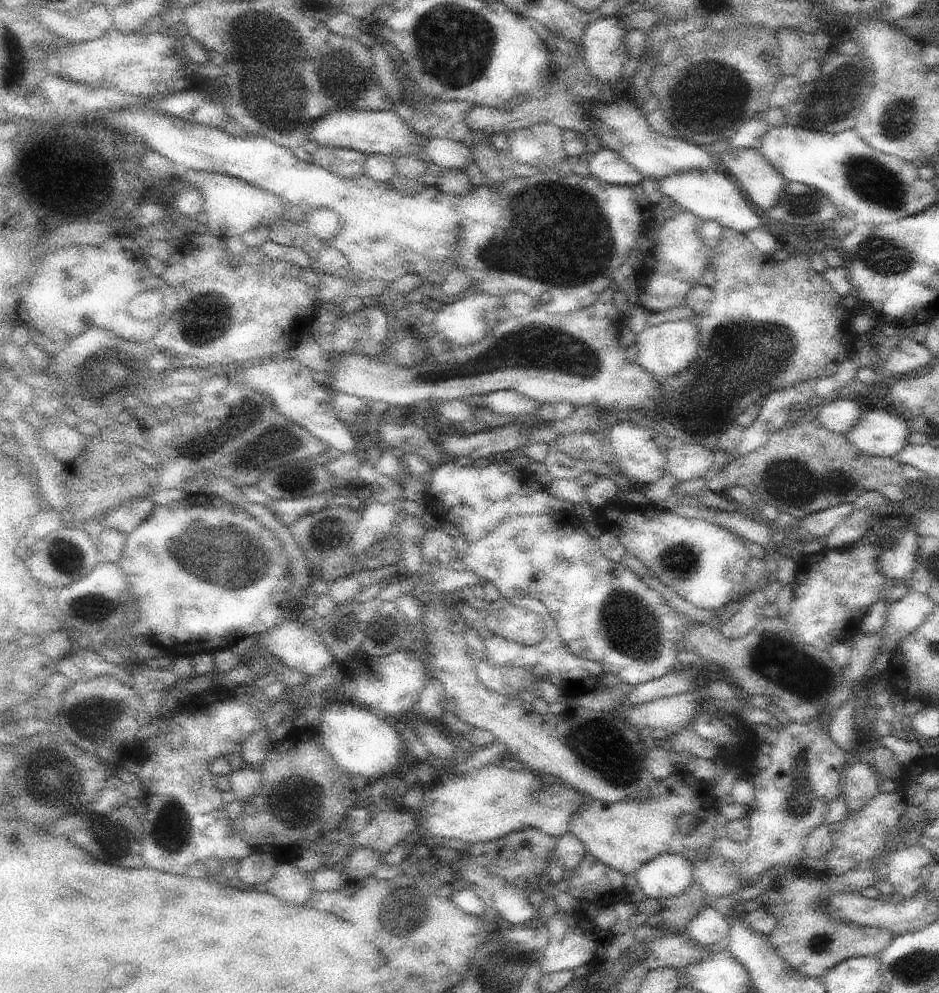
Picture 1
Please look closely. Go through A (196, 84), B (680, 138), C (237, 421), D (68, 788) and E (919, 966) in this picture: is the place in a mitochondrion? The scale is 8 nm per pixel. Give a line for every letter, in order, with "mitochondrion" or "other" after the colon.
A: other
B: other
C: mitochondrion
D: mitochondrion
E: mitochondrion

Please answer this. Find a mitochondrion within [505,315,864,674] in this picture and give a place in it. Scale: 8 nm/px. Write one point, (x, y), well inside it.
(632, 628)

